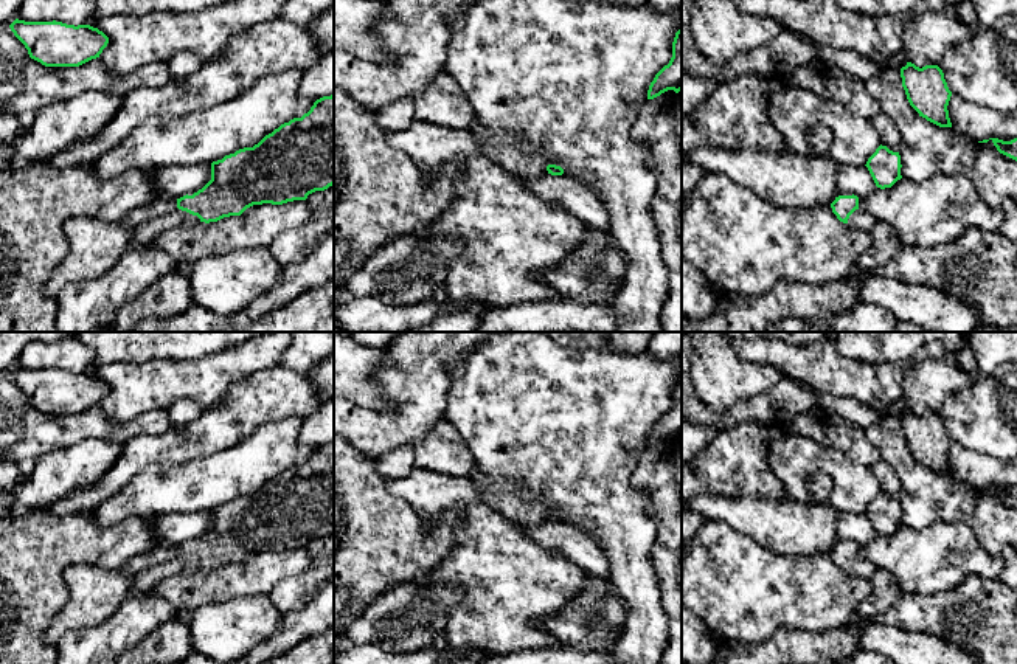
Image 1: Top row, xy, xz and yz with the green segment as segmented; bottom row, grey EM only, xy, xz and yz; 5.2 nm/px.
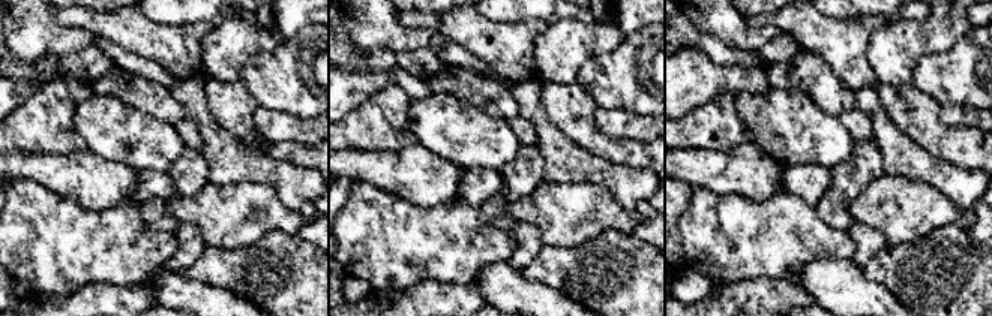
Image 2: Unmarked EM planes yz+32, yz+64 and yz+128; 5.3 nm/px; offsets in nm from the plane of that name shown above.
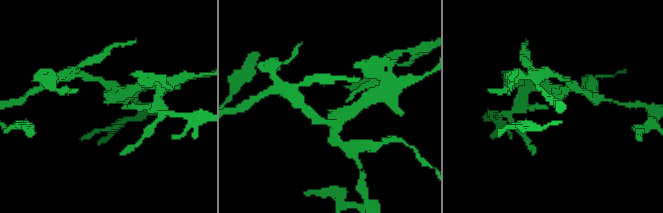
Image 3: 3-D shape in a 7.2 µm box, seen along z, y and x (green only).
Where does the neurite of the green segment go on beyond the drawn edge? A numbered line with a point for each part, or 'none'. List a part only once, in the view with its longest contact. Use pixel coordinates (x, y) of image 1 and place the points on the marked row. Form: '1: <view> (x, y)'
1: xy (148, 231)

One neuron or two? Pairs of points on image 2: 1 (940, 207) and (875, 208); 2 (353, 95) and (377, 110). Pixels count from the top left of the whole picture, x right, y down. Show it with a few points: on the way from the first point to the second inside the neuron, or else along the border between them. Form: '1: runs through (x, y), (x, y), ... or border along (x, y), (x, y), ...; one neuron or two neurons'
1: runs through (923, 208), (892, 208); one neuron
2: border along (396, 84), (387, 84), (380, 89), (344, 117); two neurons

